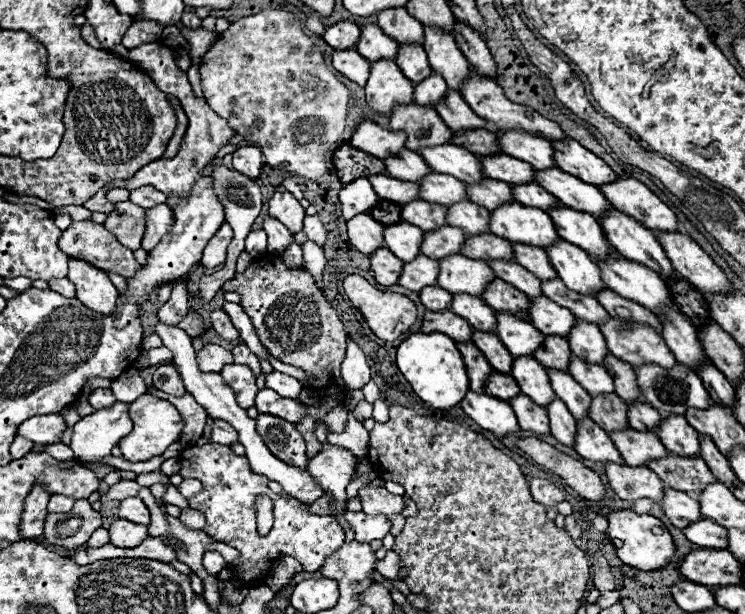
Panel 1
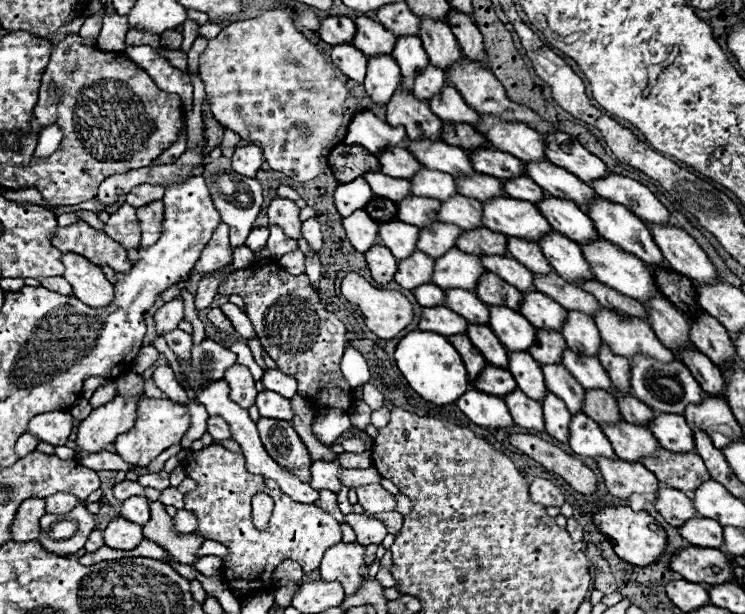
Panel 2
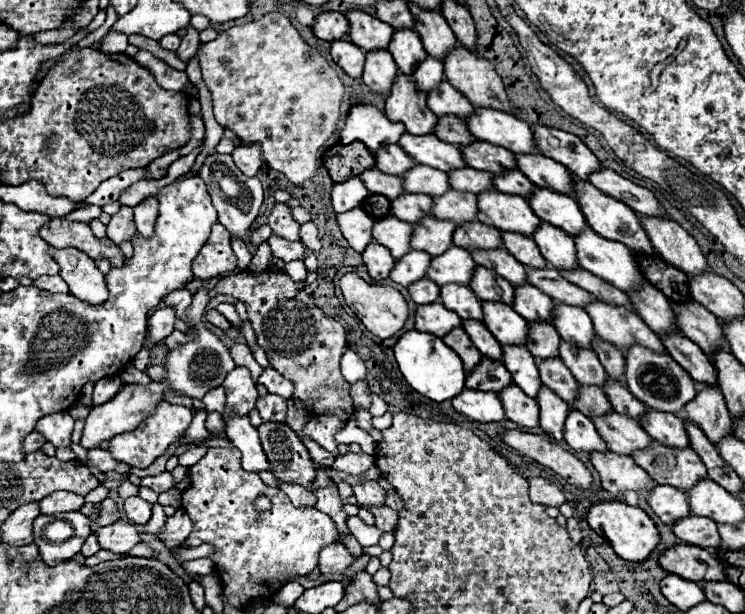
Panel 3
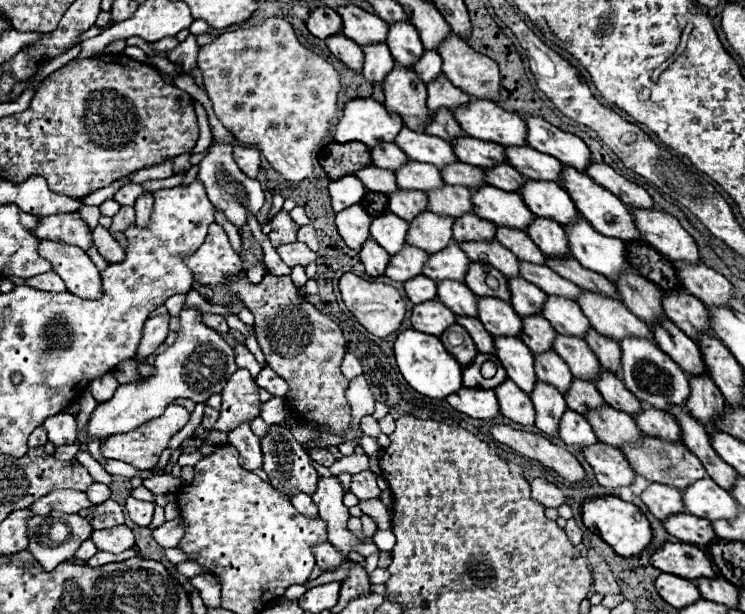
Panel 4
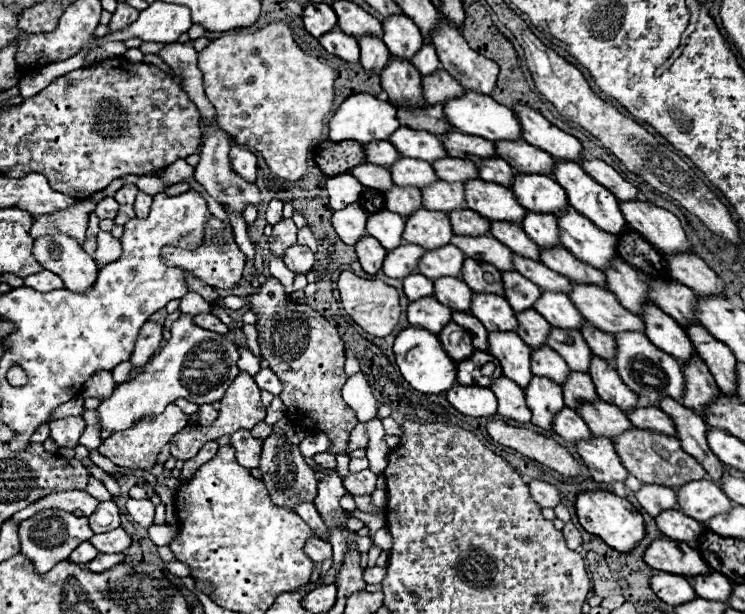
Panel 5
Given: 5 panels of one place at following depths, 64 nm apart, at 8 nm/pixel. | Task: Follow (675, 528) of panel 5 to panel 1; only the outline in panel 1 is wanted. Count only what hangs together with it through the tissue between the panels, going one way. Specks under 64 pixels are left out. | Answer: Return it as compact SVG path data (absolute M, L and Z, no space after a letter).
M698 520L692 522L684 528L686 538L696 544L698 548L714 548L714 550L724 550L724 546L728 546L728 538L726 538L726 530L722 526L716 526L716 522L712 520Z

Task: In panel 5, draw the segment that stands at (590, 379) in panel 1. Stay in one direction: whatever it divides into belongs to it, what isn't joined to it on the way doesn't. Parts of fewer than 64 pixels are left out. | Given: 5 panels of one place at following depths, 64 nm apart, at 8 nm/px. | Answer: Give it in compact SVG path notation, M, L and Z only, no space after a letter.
M550 326L546 344L566 360L570 370L588 372L590 348L578 330L560 330L556 326Z

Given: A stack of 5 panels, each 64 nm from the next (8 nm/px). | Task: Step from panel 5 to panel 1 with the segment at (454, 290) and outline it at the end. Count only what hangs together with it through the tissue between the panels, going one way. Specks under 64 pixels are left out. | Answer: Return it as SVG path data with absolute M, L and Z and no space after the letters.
M452 294L450 310L456 312L458 316L462 316L464 320L468 320L472 328L484 330L484 332L494 332L496 314L482 298L468 296L468 294Z

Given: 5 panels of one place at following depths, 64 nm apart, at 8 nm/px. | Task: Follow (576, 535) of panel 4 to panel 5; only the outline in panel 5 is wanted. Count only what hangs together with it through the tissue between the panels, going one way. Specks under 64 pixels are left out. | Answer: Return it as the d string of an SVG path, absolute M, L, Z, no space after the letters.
M566 522L566 526L562 528L562 532L564 532L564 538L566 538L566 542L568 542L568 548L576 550L576 548L582 544L580 532L574 528L574 524L572 524L572 522Z

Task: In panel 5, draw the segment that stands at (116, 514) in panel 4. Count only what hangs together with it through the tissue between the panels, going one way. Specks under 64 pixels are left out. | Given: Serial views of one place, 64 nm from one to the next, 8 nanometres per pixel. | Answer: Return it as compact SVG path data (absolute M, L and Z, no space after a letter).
M112 500L100 502L100 506L94 510L94 514L88 520L90 520L90 528L94 530L94 534L104 534L104 532L118 528L120 516L118 516L116 502L112 502Z

